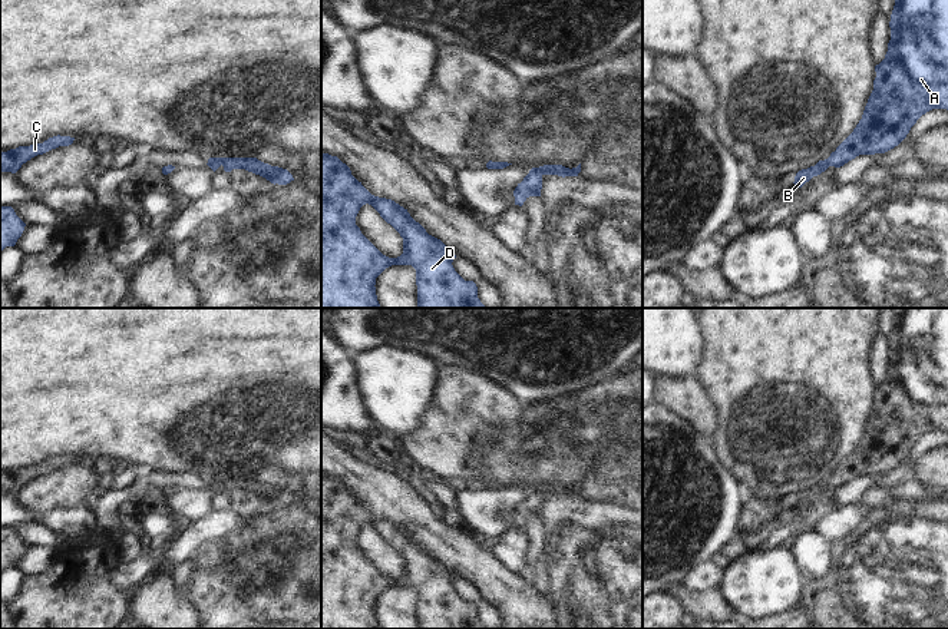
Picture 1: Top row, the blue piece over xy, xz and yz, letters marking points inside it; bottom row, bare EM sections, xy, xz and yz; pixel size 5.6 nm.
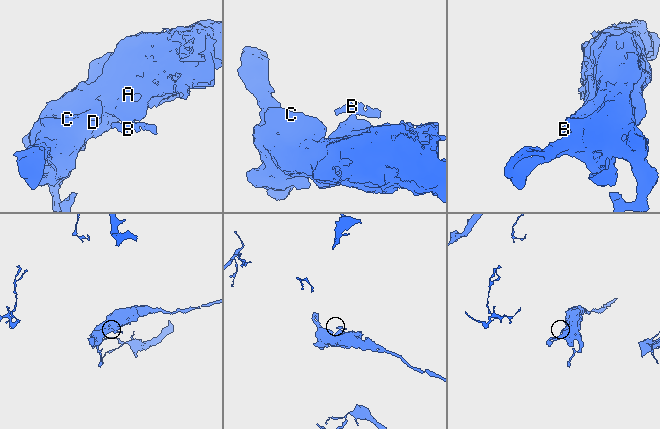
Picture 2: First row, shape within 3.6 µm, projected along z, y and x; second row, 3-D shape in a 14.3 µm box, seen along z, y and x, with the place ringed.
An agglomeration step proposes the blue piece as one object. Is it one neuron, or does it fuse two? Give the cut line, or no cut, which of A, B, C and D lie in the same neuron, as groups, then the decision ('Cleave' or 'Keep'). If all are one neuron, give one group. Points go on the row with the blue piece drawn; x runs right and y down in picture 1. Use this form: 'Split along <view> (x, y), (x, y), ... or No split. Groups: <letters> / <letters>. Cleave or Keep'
Split along xz (529, 171), (541, 175). Groups: A C D / B. Cleave

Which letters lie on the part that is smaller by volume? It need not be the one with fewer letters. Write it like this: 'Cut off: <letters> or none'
Cut off: B

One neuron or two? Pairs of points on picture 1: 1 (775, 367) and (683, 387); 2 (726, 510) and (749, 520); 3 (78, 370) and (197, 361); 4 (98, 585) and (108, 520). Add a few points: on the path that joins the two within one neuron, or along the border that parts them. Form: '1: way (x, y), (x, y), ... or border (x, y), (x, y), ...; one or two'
1: border (694, 376), (717, 411); two
2: border (745, 493), (736, 532); two
3: way (108, 361), (167, 361); one
4: border (96, 526), (115, 543); two

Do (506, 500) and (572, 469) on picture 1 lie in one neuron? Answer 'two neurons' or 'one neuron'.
two neurons

